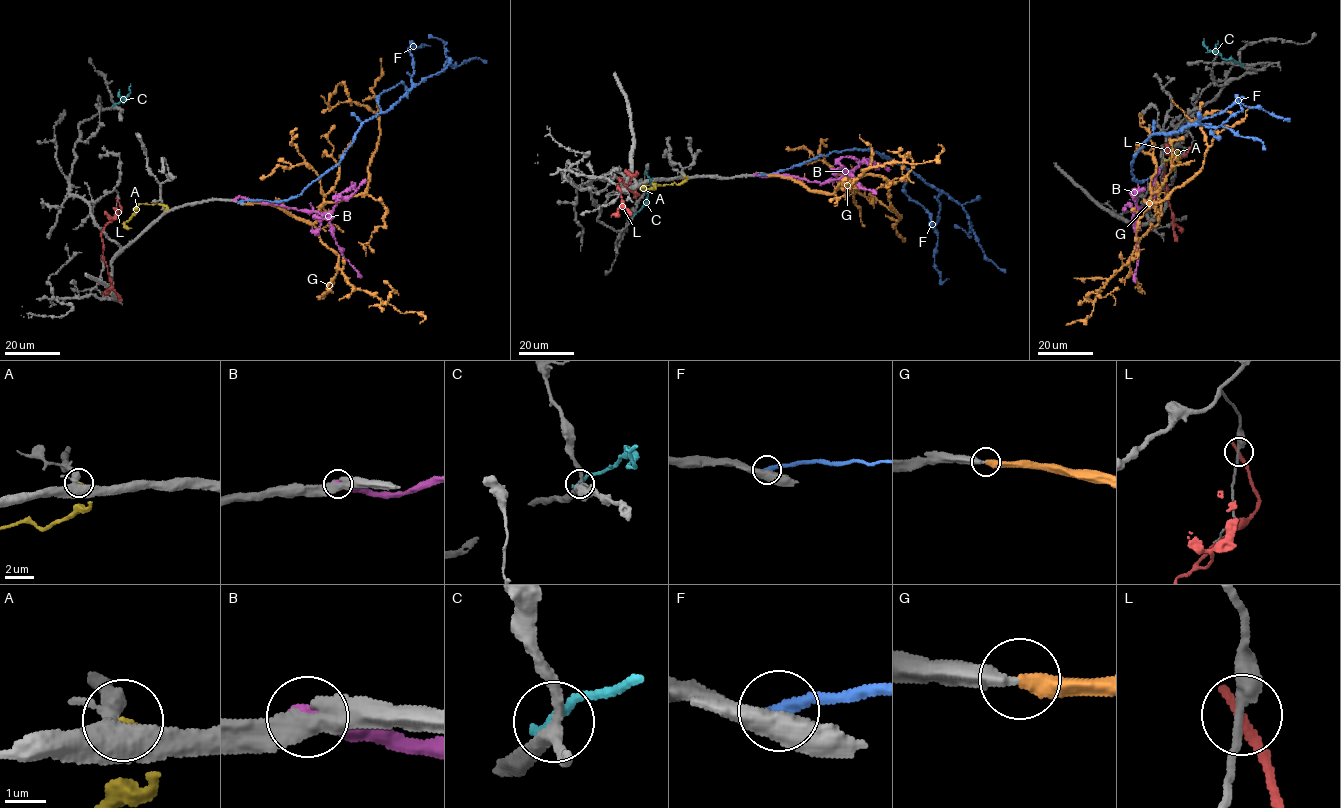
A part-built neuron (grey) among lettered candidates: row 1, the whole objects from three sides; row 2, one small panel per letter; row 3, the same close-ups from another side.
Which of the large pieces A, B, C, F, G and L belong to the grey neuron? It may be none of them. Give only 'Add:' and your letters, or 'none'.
Add: G

